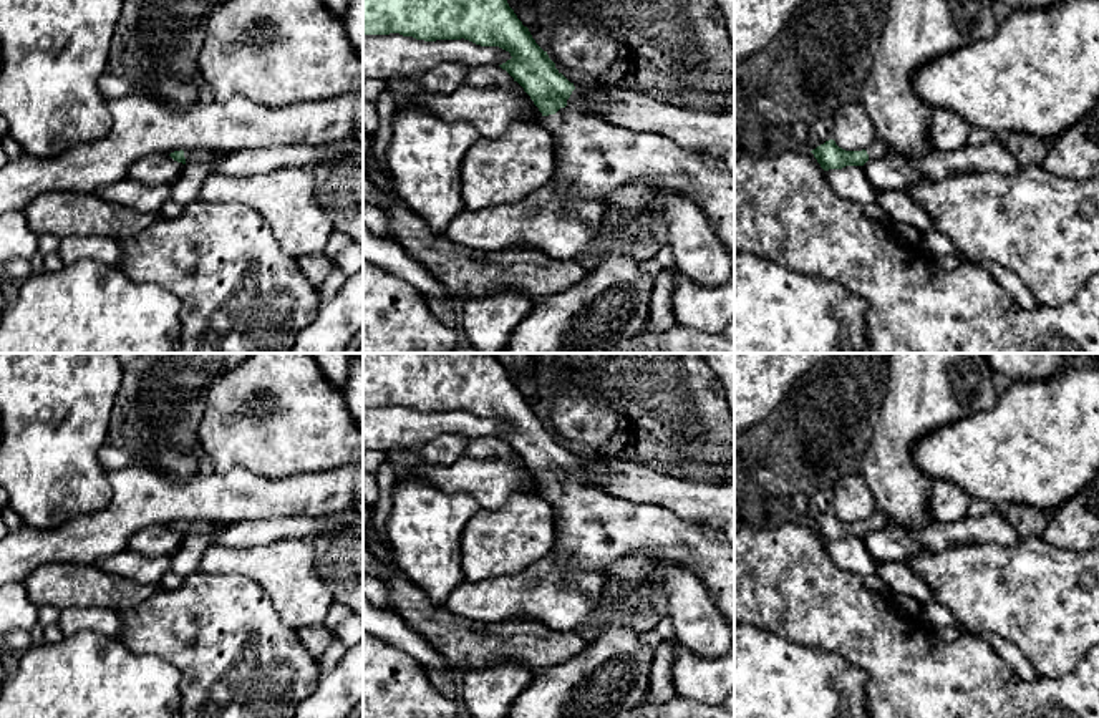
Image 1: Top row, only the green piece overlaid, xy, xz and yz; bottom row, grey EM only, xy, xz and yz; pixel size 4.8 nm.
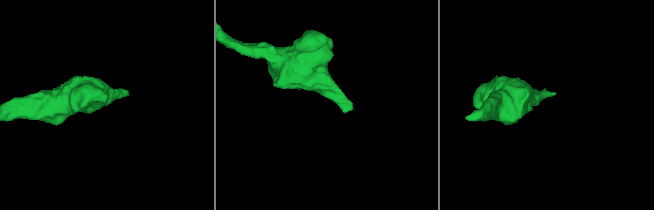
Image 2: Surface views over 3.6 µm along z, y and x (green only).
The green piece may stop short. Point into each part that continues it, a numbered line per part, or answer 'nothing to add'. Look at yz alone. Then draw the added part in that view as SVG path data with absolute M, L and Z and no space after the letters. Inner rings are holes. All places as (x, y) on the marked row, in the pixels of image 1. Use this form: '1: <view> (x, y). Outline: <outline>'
1: yz (877, 150). Outline: M875 141L865 151L869 154L869 159L880 159L880 158L887 156L887 148L882 141Z

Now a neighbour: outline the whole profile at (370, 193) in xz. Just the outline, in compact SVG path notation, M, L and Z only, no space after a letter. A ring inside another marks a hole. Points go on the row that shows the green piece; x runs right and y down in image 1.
M363 174L363 201L373 202L383 211L388 206L388 196L380 192L365 174Z

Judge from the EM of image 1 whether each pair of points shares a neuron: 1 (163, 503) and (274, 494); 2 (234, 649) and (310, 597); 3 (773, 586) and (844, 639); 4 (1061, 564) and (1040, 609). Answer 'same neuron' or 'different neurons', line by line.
1: same neuron
2: different neurons
3: same neuron
4: same neuron

